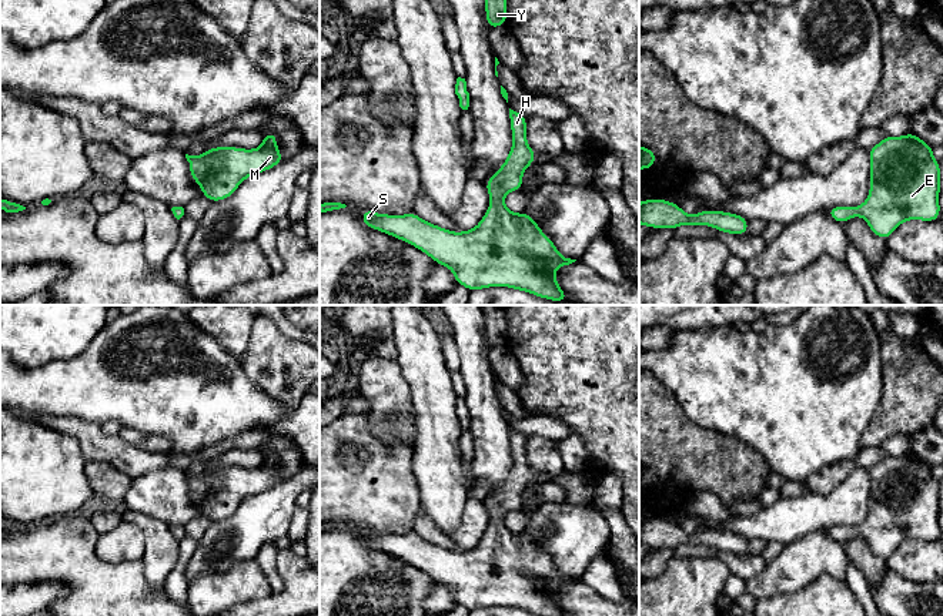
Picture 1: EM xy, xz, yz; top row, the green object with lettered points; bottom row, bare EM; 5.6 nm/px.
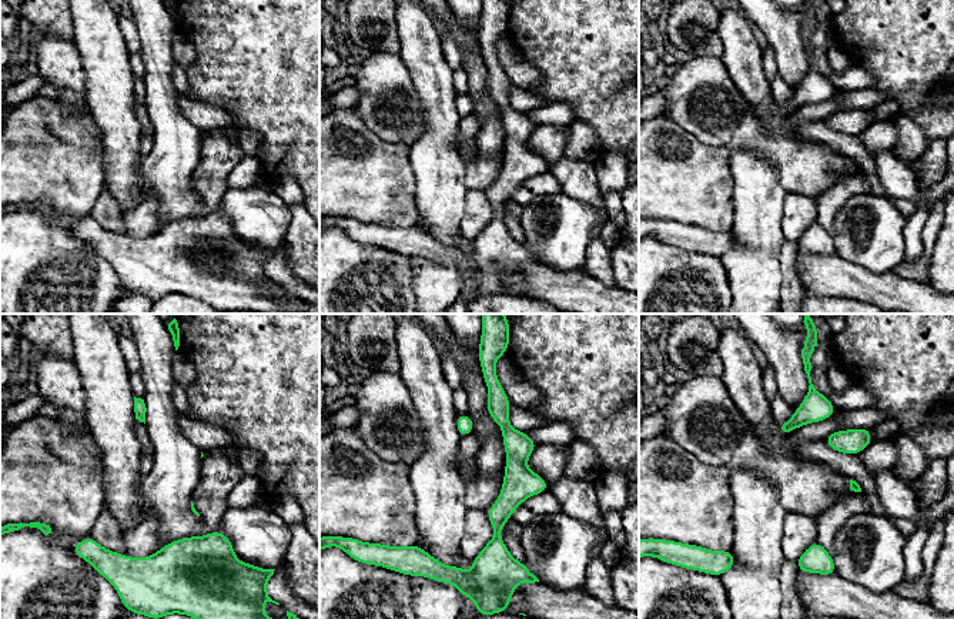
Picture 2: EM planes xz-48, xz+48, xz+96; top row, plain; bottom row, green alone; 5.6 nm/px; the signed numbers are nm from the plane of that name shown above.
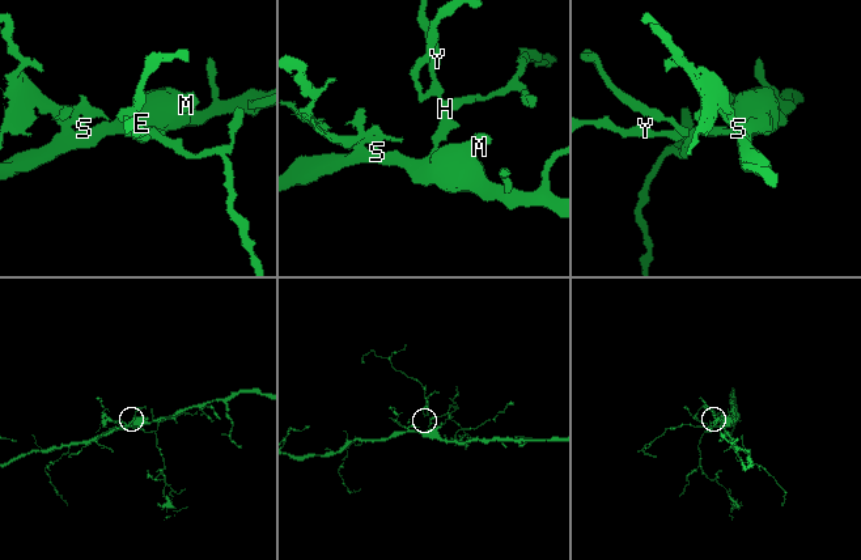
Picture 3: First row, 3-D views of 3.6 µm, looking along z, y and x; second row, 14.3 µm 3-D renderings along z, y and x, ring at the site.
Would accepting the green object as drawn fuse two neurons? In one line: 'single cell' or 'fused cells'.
single cell

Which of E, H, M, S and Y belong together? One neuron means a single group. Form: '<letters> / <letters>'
E H M S Y

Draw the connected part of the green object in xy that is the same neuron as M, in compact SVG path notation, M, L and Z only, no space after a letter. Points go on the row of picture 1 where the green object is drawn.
M278 133L264 134L262 144L255 150L245 150L240 147L211 147L203 155L188 155L190 177L201 187L203 198L213 202L231 197L238 185L248 177L264 173L277 167L284 161L282 153L277 148Z

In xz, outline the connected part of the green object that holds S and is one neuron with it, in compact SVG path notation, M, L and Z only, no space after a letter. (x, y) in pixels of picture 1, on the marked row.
M511 108L509 118L512 148L501 168L485 181L491 205L475 228L454 232L422 220L415 212L391 215L362 210L360 211L361 220L365 227L405 241L428 254L434 262L451 268L455 282L469 291L481 291L488 287L508 287L531 292L538 298L568 302L568 294L559 288L552 272L576 260L565 258L559 254L554 241L541 231L538 222L525 211L515 214L504 205L504 198L508 192L521 191L524 185L522 174L536 160L535 151L526 141L528 118Z

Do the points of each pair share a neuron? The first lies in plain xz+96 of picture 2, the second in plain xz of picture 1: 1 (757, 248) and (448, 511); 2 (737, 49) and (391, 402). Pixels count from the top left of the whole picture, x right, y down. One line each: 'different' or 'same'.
1: same
2: different

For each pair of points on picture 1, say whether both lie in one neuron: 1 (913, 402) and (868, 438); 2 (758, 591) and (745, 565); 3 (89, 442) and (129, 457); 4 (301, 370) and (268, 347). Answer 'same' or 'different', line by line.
1: same
2: different
3: same
4: same

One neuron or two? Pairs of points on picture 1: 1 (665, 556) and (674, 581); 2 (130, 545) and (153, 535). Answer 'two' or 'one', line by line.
1: two
2: two

